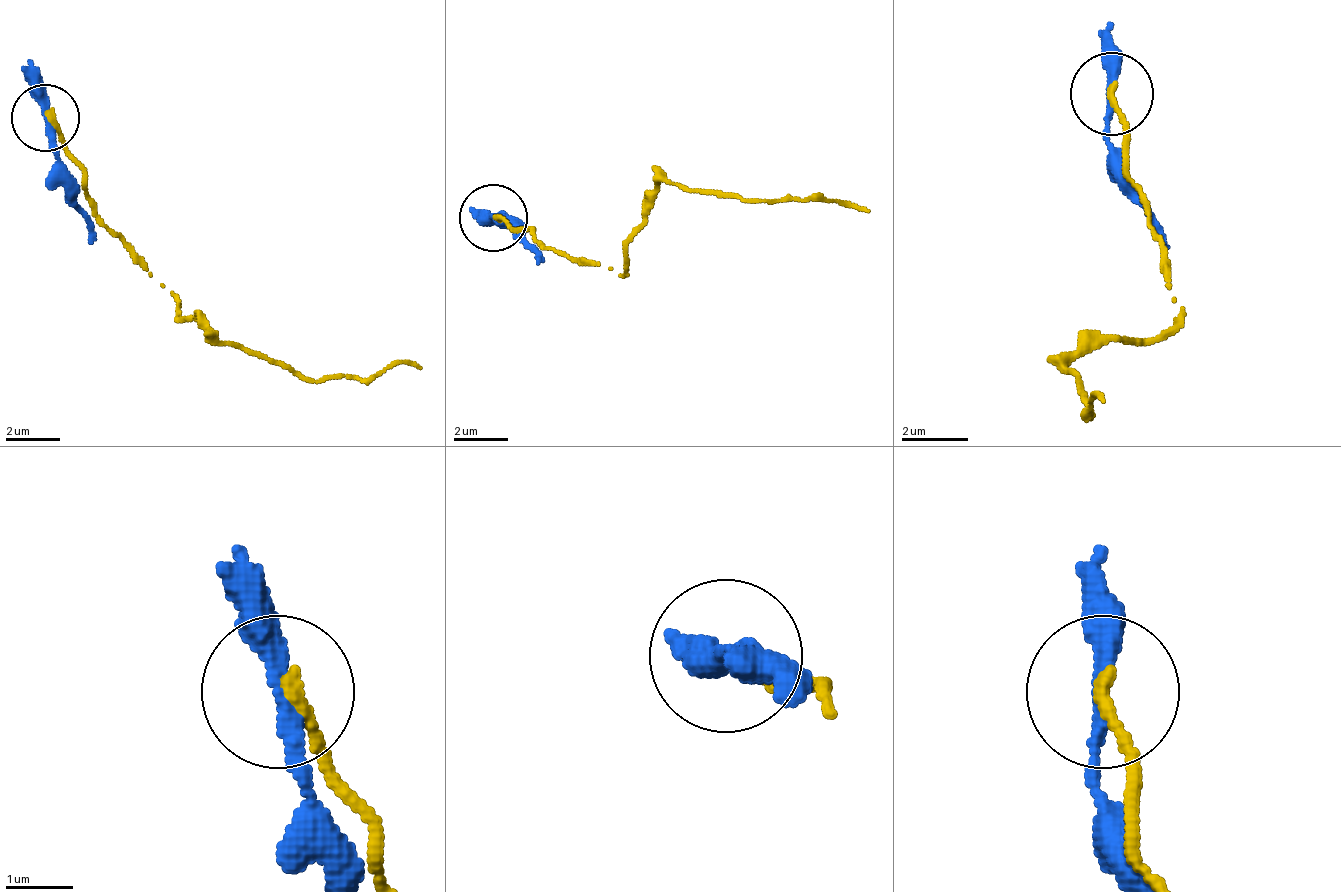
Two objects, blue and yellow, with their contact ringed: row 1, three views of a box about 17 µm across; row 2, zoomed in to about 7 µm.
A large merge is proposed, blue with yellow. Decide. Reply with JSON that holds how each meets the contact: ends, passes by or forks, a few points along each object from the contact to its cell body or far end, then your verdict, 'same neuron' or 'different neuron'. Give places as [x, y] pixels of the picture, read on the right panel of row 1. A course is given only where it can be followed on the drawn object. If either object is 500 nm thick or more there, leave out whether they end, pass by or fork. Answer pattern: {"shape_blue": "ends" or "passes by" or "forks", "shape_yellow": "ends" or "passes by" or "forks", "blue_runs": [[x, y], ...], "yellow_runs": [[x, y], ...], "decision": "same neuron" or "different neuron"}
{"shape_blue": "passes by", "shape_yellow": "ends", "blue_runs": [[1109, 91], [1109, 166], [1168, 250]], "yellow_runs": [[1109, 91], [1143, 216], [1184, 308], [1151, 341], [1093, 341], [1068, 366], [1084, 416], [1101, 400]], "decision": "different neuron"}

